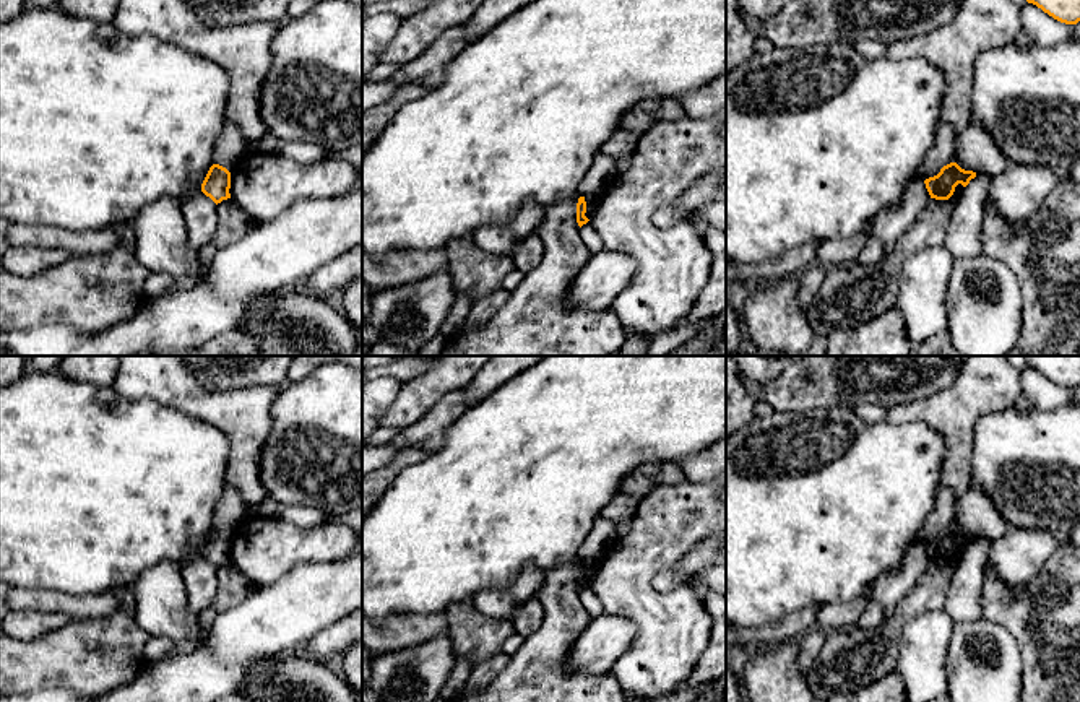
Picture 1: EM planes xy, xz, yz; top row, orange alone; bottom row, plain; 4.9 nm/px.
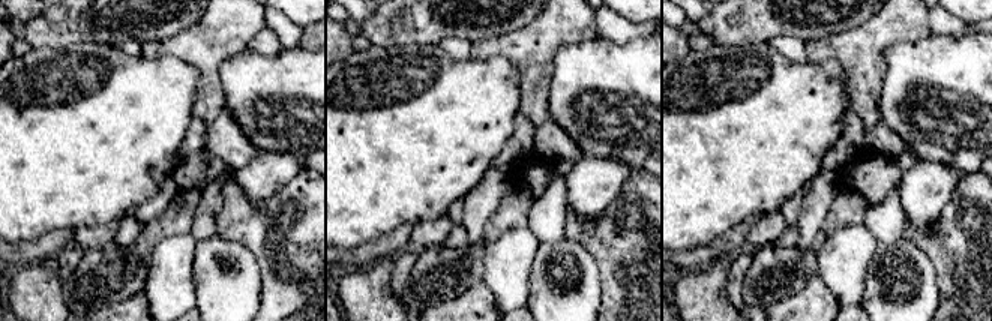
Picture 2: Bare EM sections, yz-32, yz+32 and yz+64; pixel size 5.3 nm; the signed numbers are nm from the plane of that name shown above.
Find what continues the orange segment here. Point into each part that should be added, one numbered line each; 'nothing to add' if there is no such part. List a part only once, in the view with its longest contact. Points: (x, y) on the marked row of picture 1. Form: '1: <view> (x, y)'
nothing to add

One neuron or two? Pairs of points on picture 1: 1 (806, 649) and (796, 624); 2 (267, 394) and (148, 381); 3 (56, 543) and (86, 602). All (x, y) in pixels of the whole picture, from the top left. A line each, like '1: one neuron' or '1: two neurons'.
1: two neurons
2: one neuron
3: two neurons

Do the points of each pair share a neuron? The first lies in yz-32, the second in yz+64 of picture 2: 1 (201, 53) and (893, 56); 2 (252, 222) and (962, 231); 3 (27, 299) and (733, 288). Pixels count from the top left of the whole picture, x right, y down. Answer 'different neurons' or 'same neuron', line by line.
1: different neurons
2: same neuron
3: different neurons

